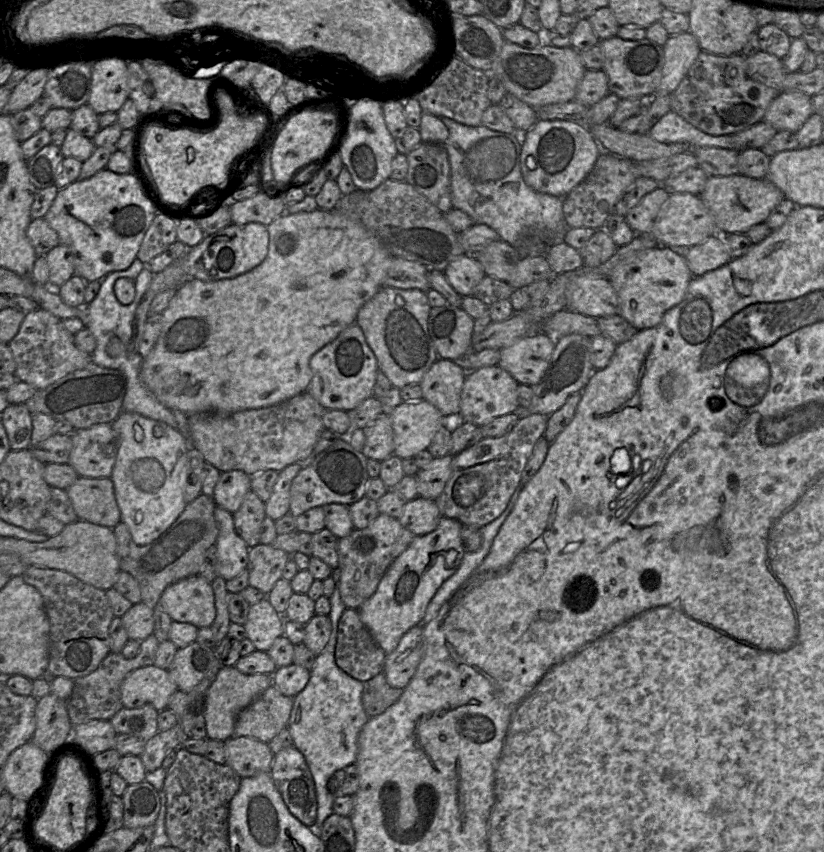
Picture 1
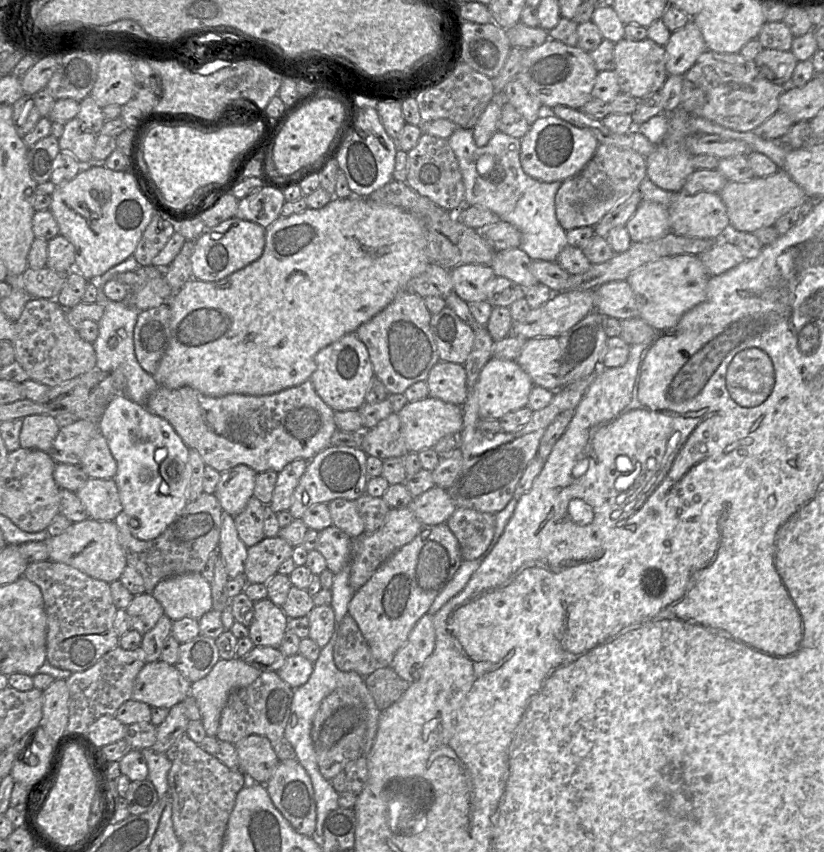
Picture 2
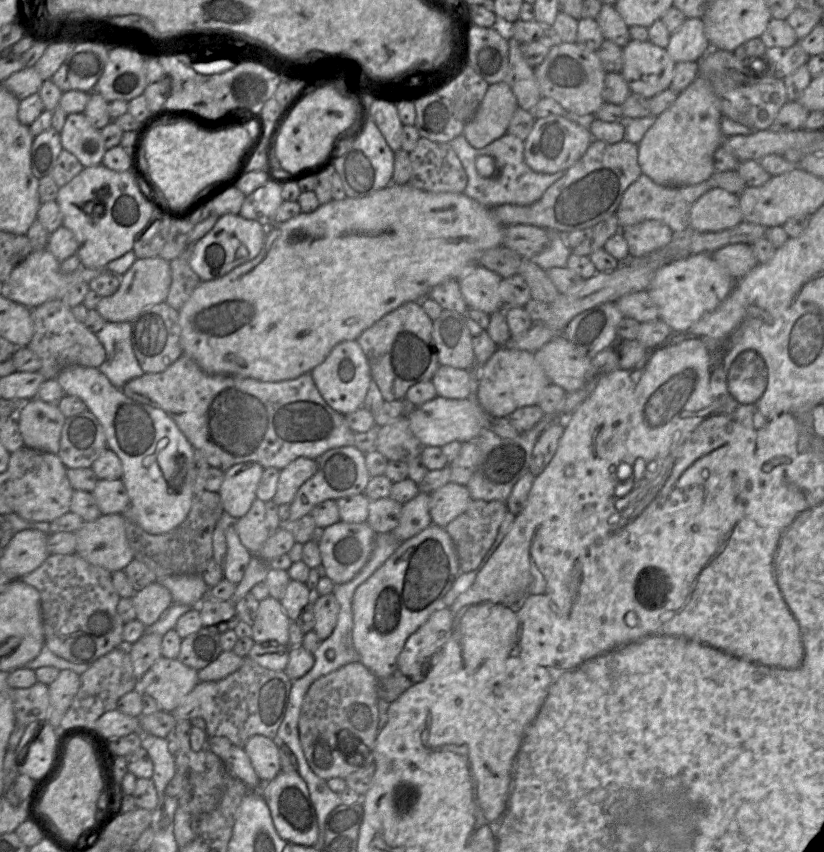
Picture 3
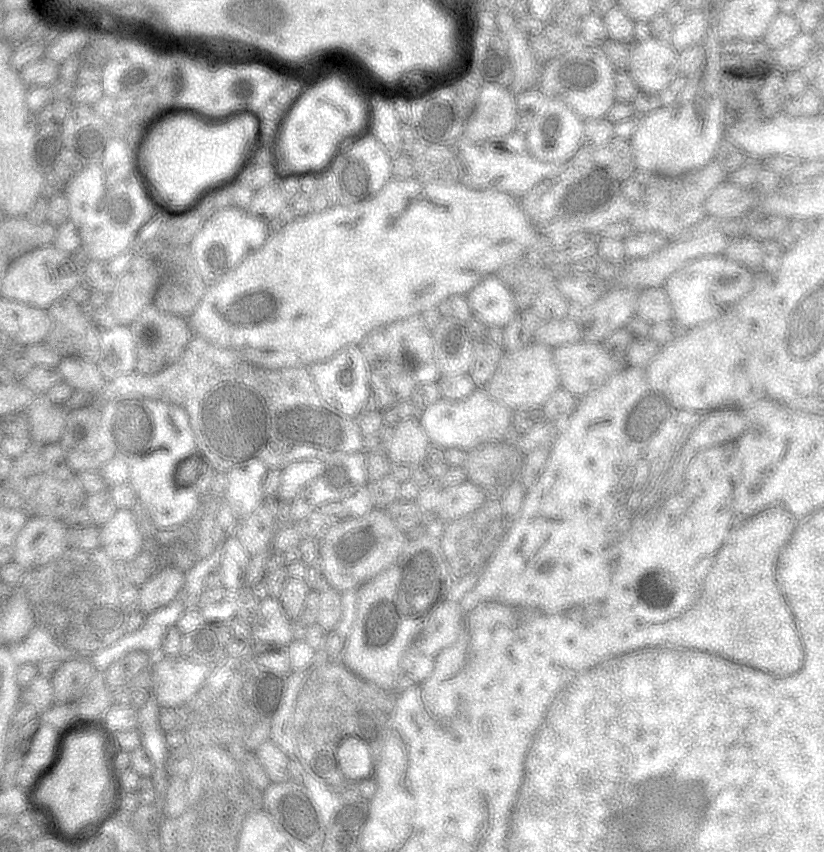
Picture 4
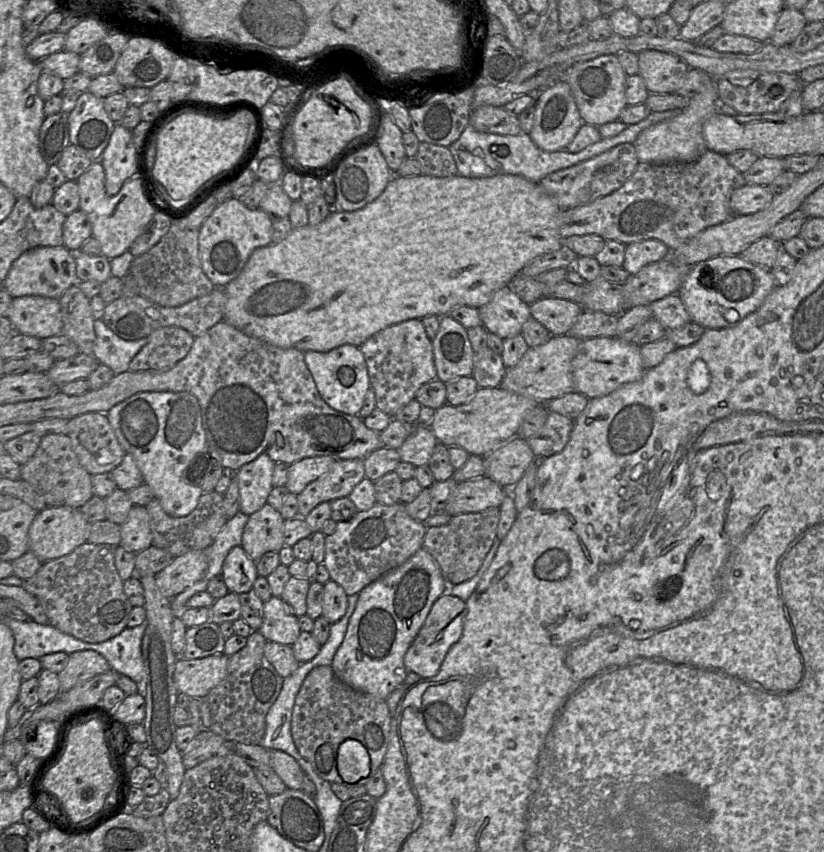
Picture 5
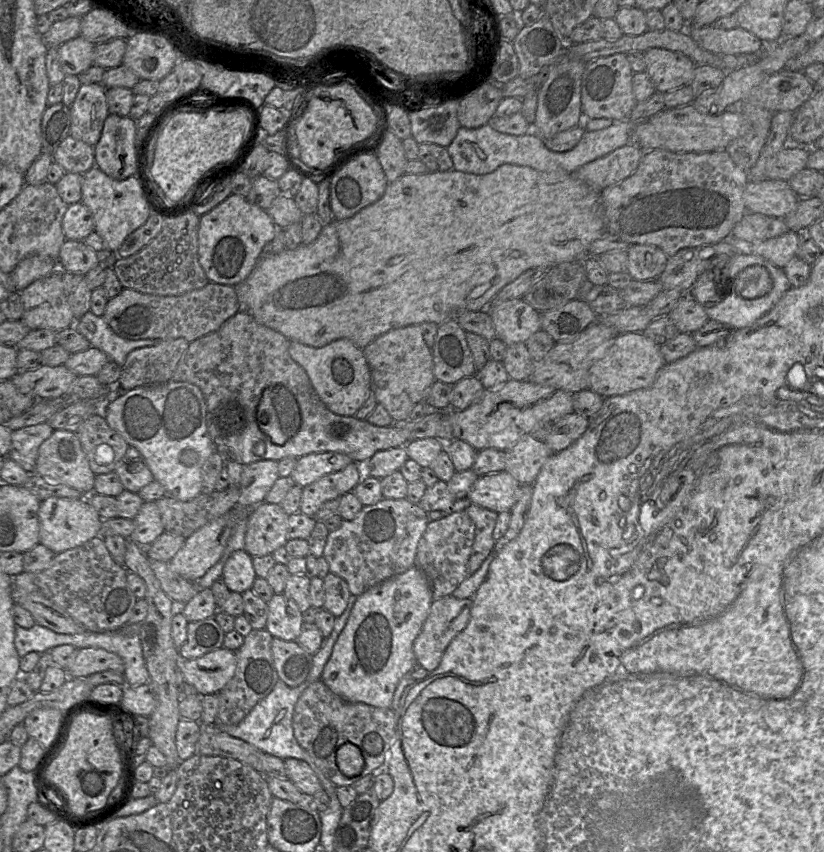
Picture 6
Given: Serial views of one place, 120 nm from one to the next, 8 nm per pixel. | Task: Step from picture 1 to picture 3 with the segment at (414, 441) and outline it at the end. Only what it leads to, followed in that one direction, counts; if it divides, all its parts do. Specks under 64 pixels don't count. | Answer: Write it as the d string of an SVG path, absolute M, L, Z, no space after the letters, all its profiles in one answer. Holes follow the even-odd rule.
M436 396L432 400L415 407L408 416L410 430L423 447L443 447L450 442L473 442L481 429L490 427L490 416L480 406L476 397L466 399L446 399Z

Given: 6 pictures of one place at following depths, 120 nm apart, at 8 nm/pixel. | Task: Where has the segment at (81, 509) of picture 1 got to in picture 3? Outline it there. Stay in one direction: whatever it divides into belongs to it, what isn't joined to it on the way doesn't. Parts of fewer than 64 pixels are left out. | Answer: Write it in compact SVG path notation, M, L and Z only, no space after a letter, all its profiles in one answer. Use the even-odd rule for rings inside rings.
M121 479L98 480L91 494L101 515L120 514L130 505L129 495Z

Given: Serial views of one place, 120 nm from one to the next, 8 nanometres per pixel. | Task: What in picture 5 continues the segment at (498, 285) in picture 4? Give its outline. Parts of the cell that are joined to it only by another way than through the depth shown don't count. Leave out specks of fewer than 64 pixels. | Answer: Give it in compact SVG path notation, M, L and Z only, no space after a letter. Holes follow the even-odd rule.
M504 286L487 304L478 308L478 313L487 333L504 340L521 334L523 324L531 317L529 307L508 286Z

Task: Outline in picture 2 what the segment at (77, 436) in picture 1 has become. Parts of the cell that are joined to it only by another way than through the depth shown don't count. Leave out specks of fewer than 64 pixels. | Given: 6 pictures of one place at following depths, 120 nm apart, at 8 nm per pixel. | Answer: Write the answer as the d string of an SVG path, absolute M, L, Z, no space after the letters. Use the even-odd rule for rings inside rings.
M97 433L87 444L80 467L89 478L115 477L117 463L102 433Z

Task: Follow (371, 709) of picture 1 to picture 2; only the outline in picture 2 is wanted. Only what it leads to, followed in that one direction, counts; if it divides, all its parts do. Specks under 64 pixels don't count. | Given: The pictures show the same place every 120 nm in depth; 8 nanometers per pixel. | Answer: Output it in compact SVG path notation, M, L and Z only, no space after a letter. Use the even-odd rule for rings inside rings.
M379 666L365 677L365 684L377 708L383 711L400 699L410 683L402 679L390 666Z

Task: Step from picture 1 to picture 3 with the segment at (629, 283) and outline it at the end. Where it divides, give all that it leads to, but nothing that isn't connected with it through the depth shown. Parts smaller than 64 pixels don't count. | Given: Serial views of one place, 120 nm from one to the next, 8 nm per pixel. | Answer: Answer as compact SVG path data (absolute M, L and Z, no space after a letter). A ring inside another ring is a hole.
M692 254L659 268L647 292L659 309L659 319L674 332L683 332L714 311L730 294L736 279L710 254Z

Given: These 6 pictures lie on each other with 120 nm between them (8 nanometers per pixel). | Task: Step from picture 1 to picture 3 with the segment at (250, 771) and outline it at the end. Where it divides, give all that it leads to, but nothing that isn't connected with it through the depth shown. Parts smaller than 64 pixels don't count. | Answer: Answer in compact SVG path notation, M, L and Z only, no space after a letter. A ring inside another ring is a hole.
M254 735L245 743L247 754L257 776L263 783L274 779L281 772L279 742L262 735Z

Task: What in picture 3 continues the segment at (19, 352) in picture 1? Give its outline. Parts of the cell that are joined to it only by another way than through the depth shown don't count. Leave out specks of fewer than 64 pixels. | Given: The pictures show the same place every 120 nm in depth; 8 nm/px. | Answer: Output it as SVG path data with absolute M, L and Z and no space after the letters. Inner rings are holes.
M62 300L47 301L31 309L34 334L26 346L41 360L40 372L46 380L56 379L66 367L80 365L97 368L105 361L106 351L95 333L75 319L71 308Z

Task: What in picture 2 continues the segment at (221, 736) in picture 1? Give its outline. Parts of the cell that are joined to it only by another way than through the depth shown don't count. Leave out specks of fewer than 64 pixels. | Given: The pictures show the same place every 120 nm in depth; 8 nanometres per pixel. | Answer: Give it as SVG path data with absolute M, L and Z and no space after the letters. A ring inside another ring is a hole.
M220 658L205 677L191 684L190 695L197 703L207 736L216 736L221 711L230 693L250 685L261 673L243 658Z

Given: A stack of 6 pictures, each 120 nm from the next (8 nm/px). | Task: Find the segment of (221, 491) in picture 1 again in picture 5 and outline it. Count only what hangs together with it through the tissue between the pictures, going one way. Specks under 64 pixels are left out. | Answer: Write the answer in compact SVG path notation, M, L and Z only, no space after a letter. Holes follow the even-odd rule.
M265 454L243 465L234 472L240 494L240 511L251 515L266 503L270 491L274 487L272 476L275 462Z

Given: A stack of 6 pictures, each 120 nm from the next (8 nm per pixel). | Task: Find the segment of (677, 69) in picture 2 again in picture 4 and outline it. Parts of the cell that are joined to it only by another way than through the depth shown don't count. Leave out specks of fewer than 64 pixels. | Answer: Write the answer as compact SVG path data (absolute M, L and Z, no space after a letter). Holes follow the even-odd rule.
M689 11L683 22L674 27L671 46L681 52L685 48L701 43L707 30L707 19L704 11Z

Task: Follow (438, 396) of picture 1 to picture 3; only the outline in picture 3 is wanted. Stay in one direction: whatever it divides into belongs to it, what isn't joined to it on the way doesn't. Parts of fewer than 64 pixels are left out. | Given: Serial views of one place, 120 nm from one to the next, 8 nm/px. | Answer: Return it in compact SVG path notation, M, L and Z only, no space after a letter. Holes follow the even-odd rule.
M439 365L431 382L435 387L437 396L462 400L471 397L472 379L473 373L469 370Z

